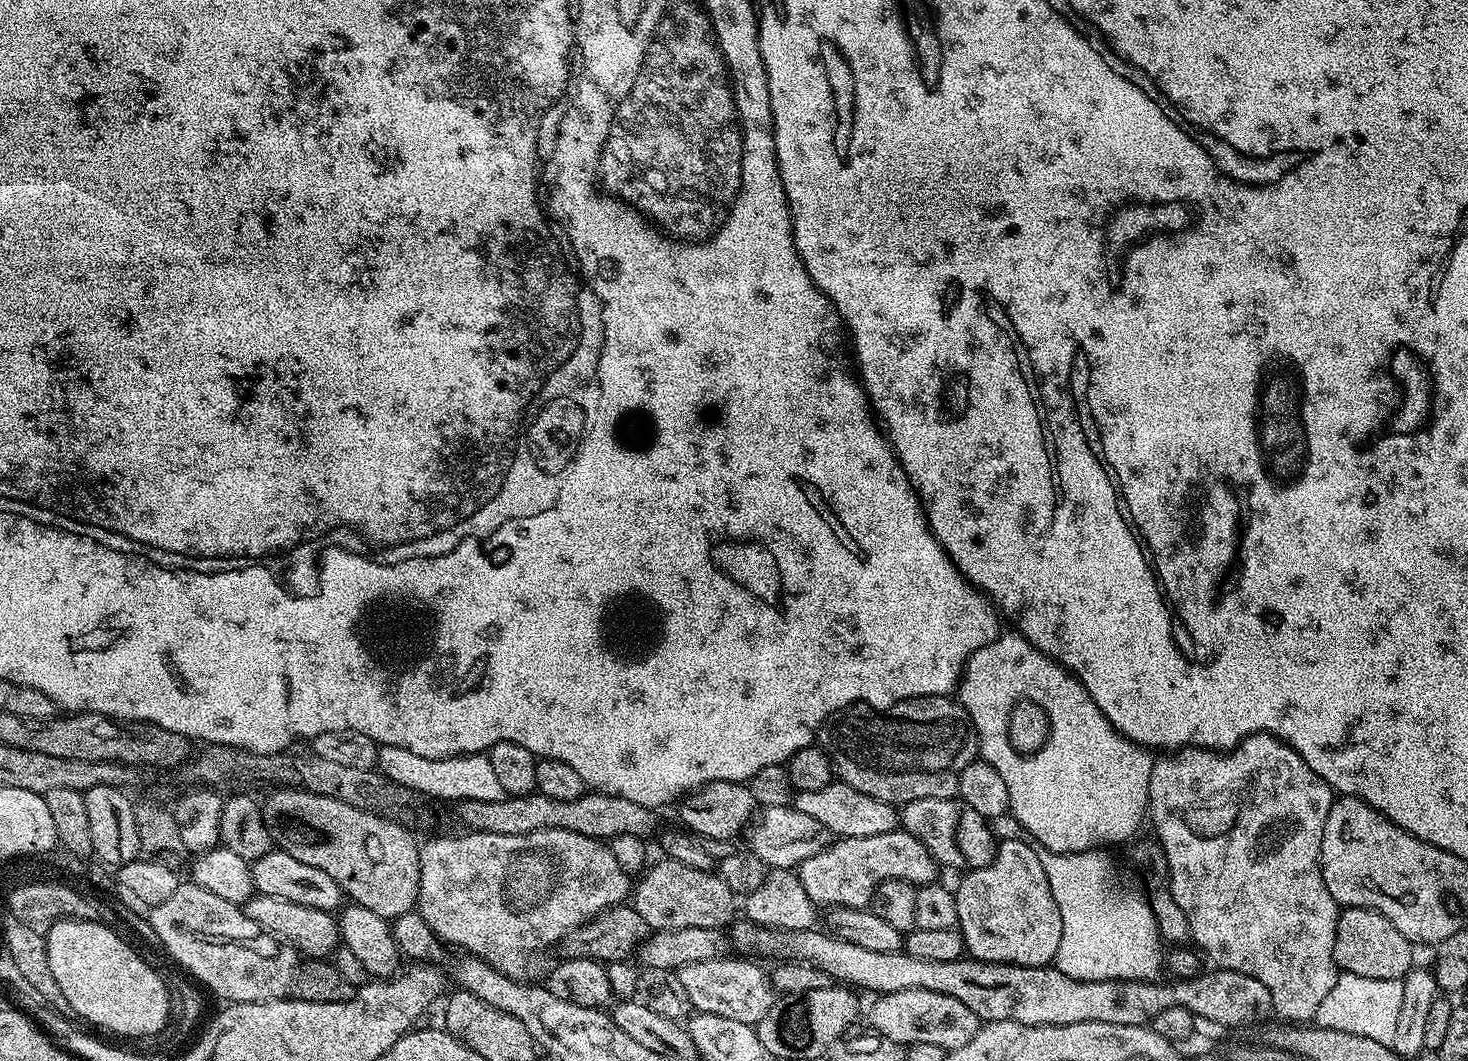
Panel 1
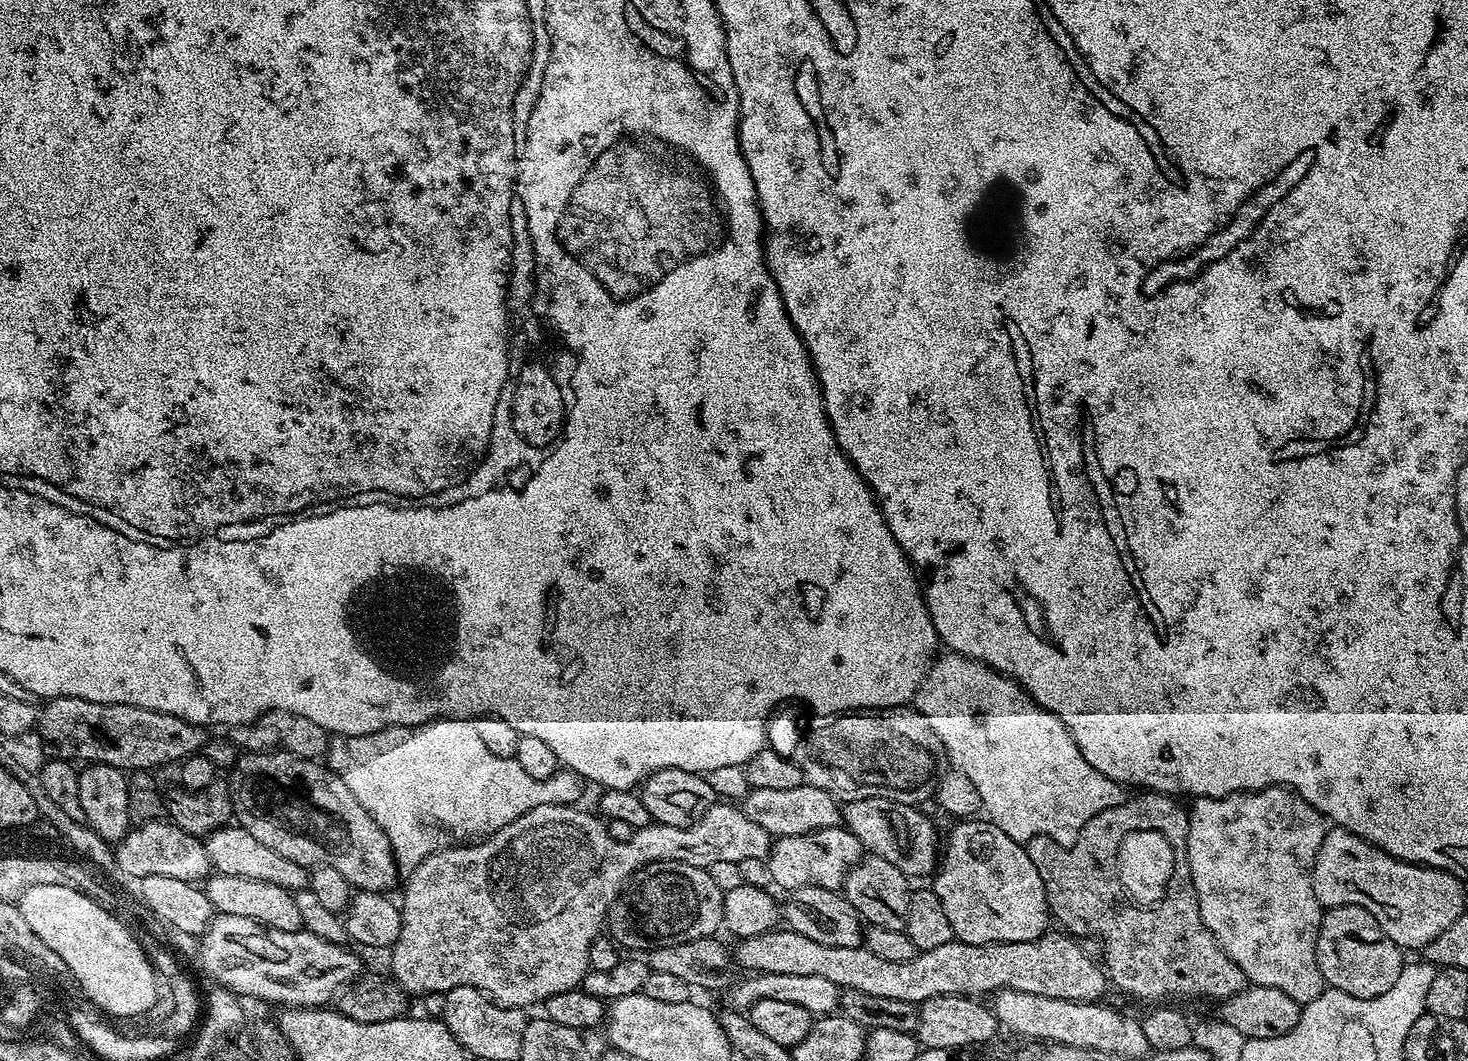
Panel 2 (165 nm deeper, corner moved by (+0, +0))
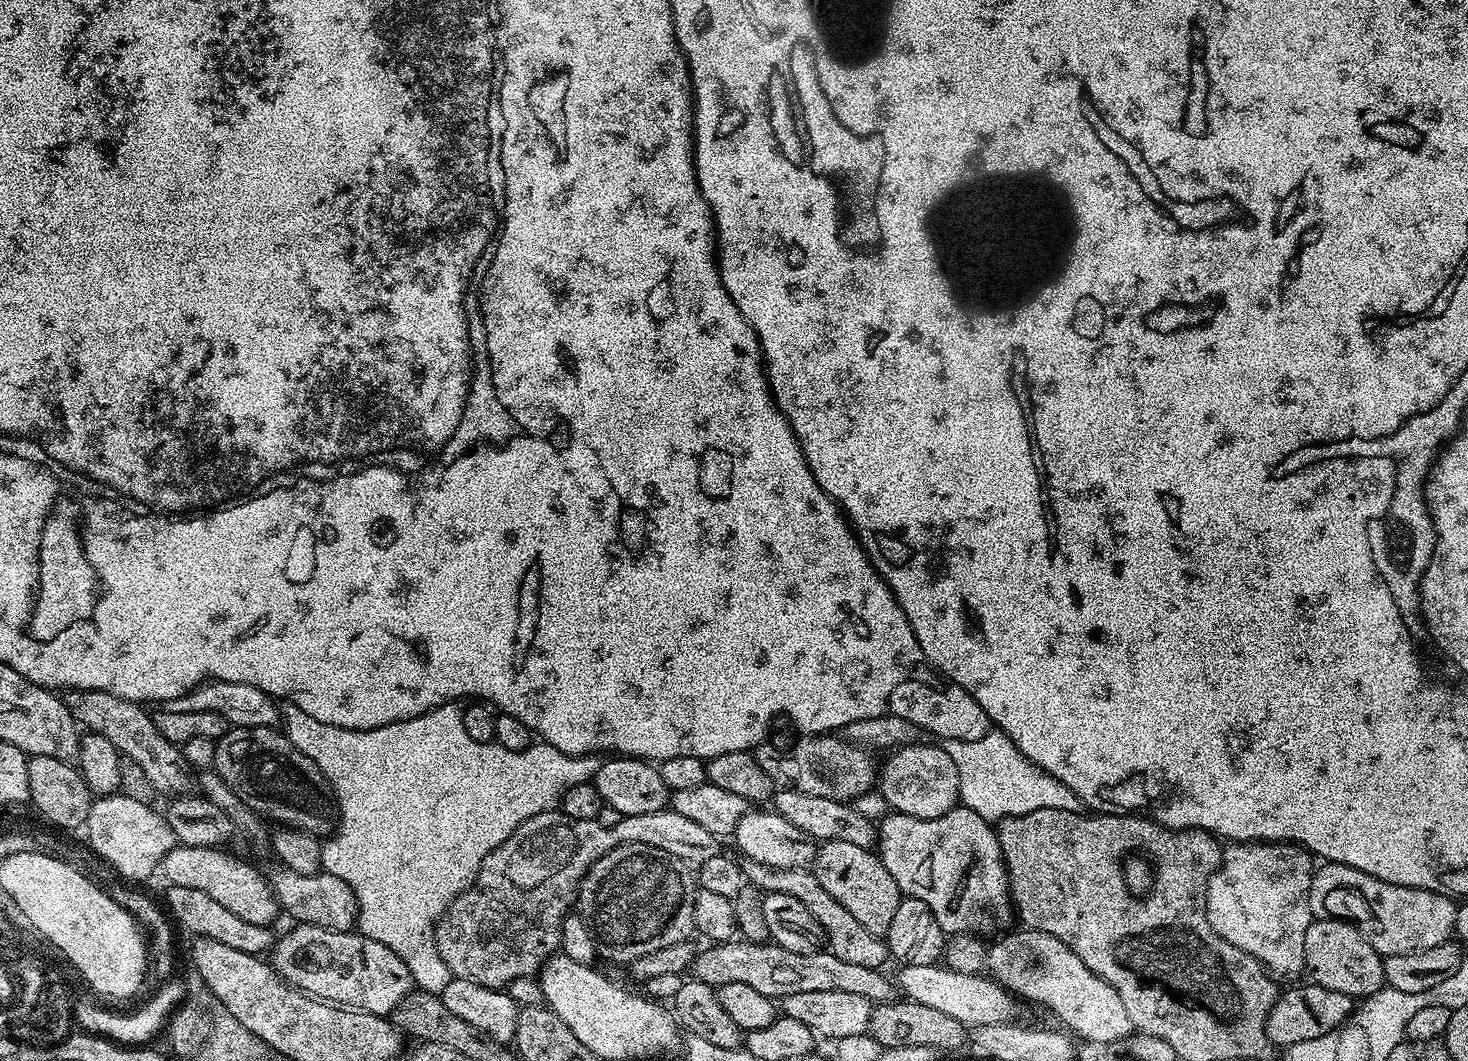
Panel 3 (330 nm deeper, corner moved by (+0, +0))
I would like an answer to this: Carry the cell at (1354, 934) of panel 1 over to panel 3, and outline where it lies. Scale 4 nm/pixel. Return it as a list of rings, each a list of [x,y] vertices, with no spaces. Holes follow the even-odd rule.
[[[1313,919],[1306,930],[1304,972],[1311,983],[1353,998],[1373,996],[1385,987],[1382,957],[1376,953],[1374,946],[1370,946],[1359,928],[1346,920]]]

